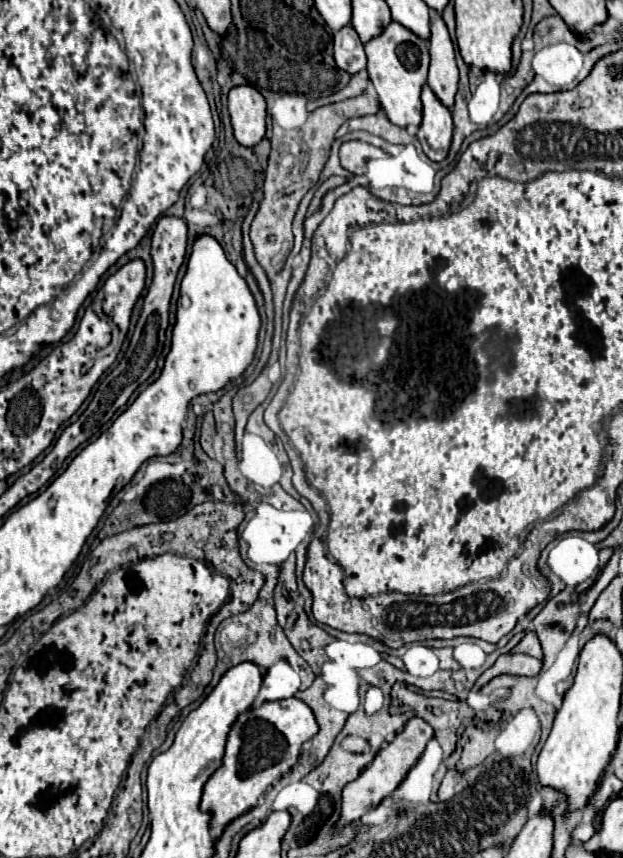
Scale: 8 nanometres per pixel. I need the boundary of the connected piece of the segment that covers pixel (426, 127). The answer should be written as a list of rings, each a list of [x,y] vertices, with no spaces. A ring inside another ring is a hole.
[[[429,86],[423,88],[423,124],[417,130],[417,140],[429,160],[441,162],[447,158],[453,138],[451,112],[439,104]]]

